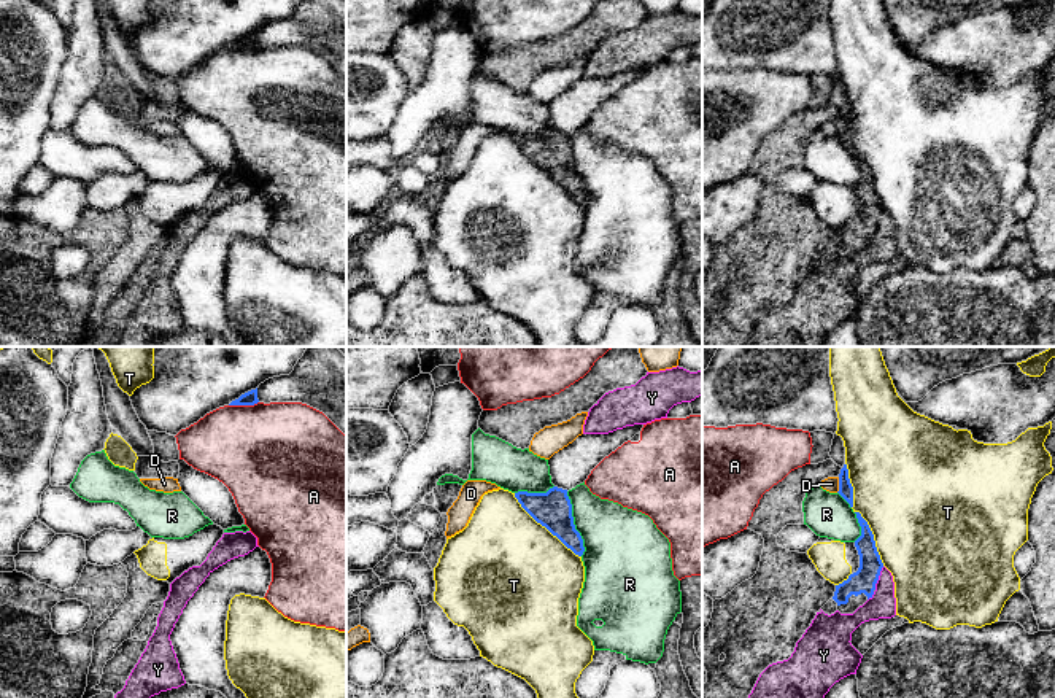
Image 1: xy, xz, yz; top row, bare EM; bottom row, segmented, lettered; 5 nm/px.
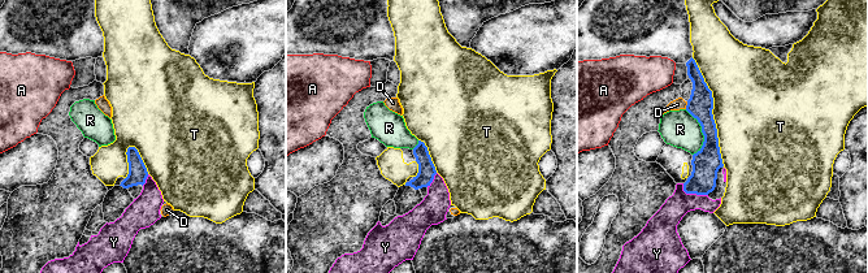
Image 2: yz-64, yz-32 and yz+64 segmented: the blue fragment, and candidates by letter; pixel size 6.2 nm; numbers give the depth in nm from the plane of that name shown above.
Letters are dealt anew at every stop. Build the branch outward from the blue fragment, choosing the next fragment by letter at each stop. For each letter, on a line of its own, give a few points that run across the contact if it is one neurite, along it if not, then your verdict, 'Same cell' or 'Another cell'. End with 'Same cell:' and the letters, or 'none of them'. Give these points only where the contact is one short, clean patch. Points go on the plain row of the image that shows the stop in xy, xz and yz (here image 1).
A: Another cell
D: Line: yz (839, 121), (839, 132), (836, 135). Another cell
R: Another cell
T: Another cell
Y: Another cell
Same cell: none of them

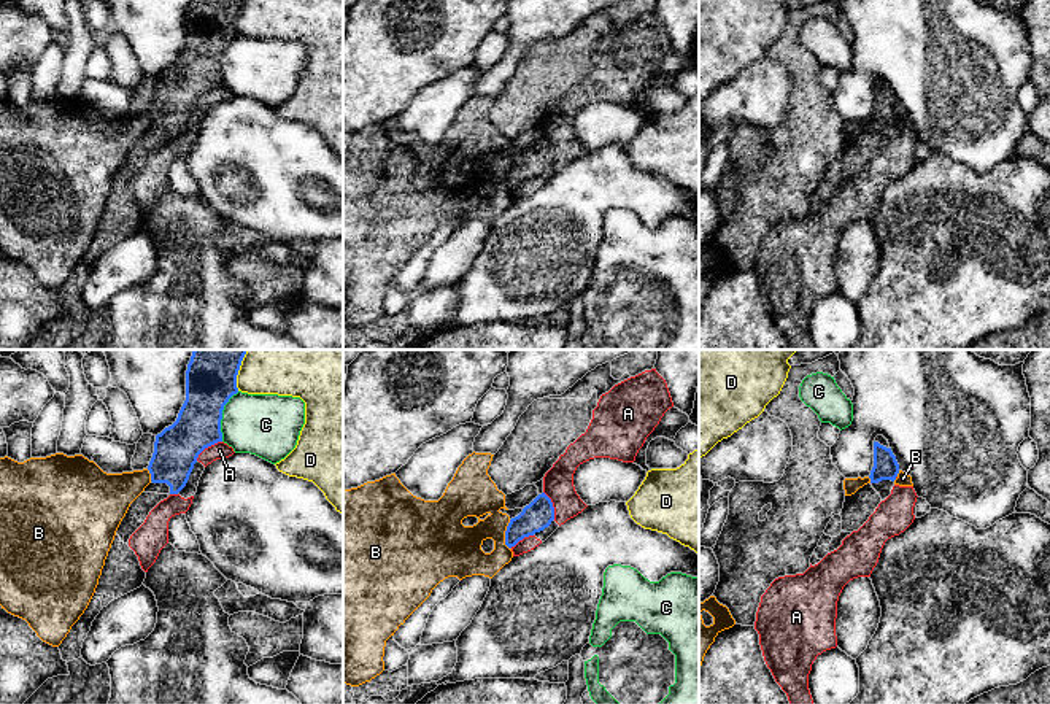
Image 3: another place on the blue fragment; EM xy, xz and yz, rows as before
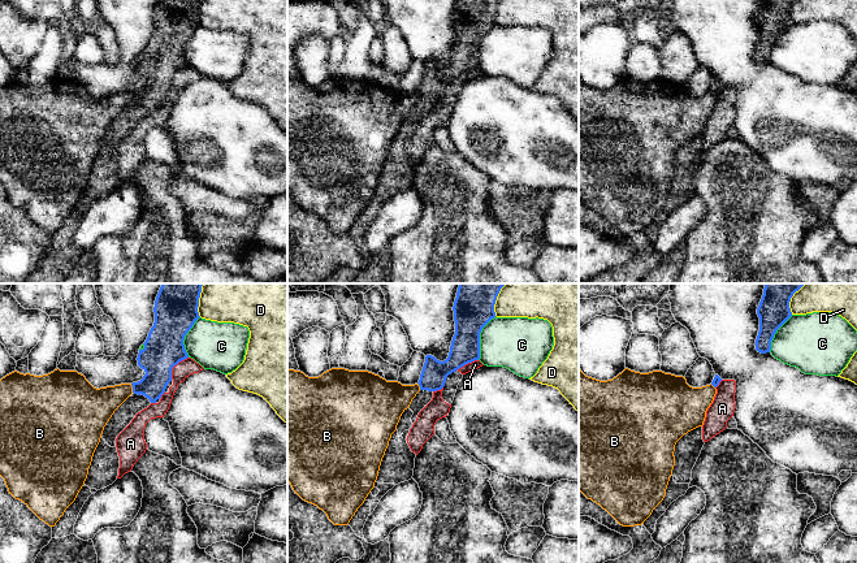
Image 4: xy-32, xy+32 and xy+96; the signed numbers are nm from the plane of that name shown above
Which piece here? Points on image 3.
A: Another cell
B: Line: xz (510, 164), (505, 174), (505, 189), (509, 193). Another cell
C: Another cell
D: Another cell
Same cell: none of them

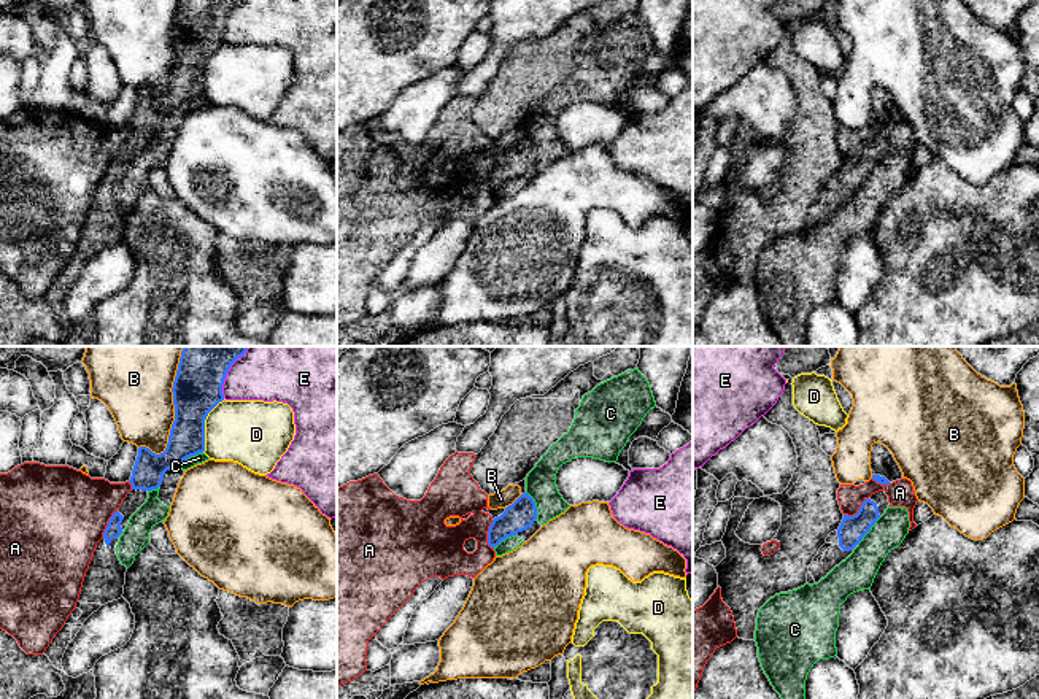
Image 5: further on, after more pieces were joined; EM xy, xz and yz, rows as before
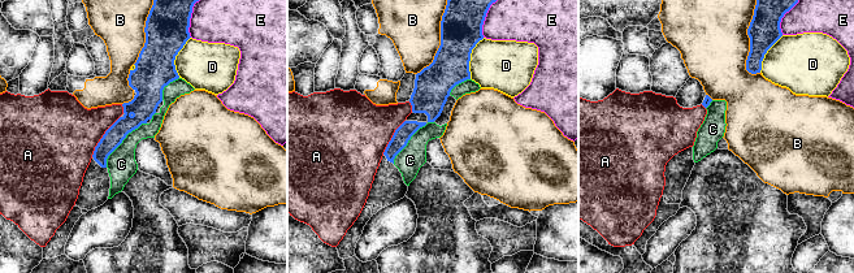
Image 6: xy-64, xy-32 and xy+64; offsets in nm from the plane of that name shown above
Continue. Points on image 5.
A: Line: xz (493, 164), (488, 173), (488, 189), (491, 193). Another cell
B: Another cell
C: Another cell
D: Another cell
E: Another cell
Same cell: none of them

